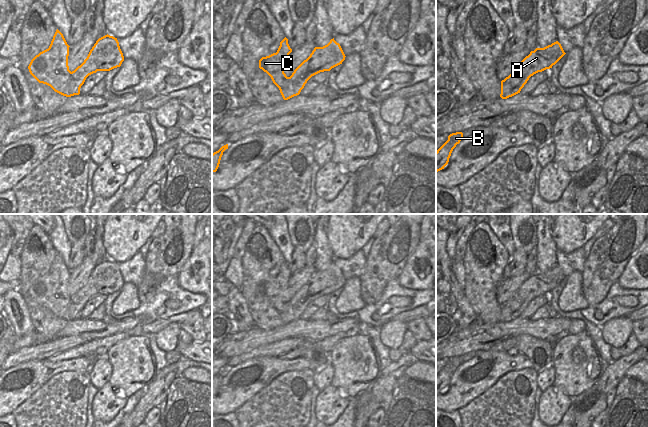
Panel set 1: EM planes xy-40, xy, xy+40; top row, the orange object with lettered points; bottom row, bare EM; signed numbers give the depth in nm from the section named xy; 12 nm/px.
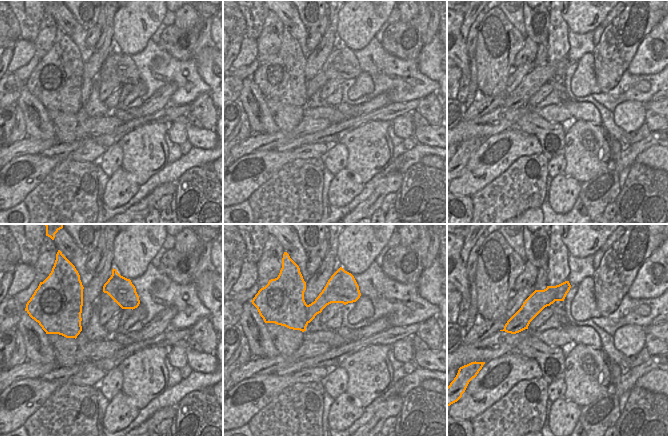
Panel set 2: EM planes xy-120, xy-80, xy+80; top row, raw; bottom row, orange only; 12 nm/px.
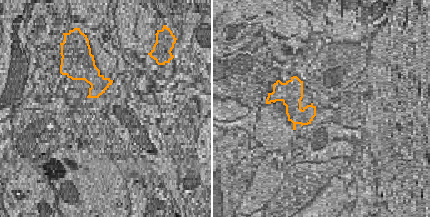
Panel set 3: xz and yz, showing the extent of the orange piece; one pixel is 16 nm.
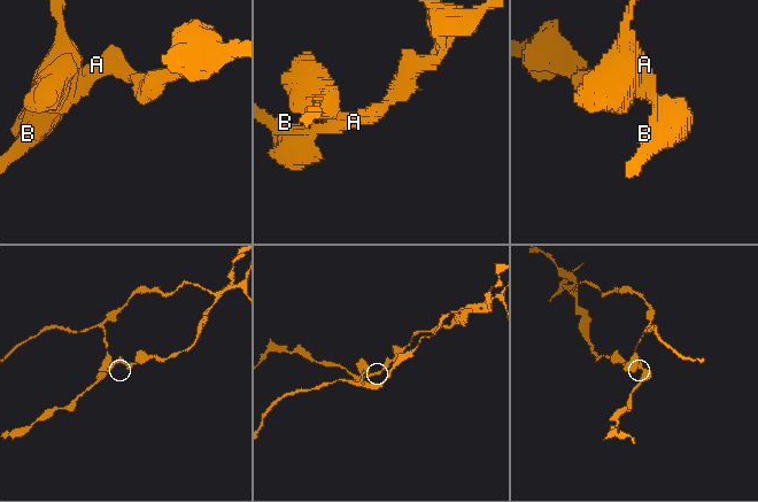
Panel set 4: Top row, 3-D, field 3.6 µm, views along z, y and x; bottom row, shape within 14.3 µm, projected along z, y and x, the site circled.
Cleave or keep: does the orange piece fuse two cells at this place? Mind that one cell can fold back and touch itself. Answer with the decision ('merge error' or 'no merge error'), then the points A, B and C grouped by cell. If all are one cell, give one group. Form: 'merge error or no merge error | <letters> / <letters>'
merge error | A B / C

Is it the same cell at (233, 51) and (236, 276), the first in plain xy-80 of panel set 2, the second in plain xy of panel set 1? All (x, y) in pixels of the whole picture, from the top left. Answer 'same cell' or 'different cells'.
different cells

